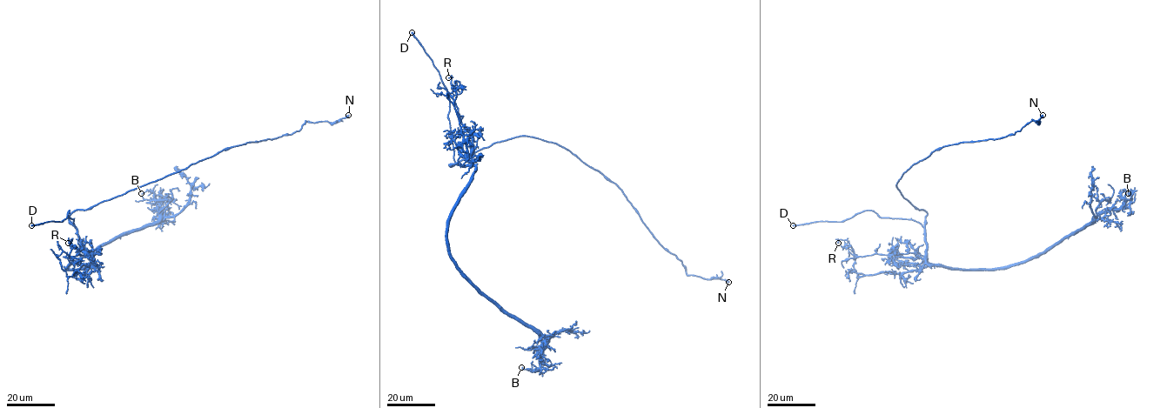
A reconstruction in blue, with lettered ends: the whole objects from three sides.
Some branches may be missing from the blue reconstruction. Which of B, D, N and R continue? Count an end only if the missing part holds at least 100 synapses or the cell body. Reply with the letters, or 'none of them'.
D

